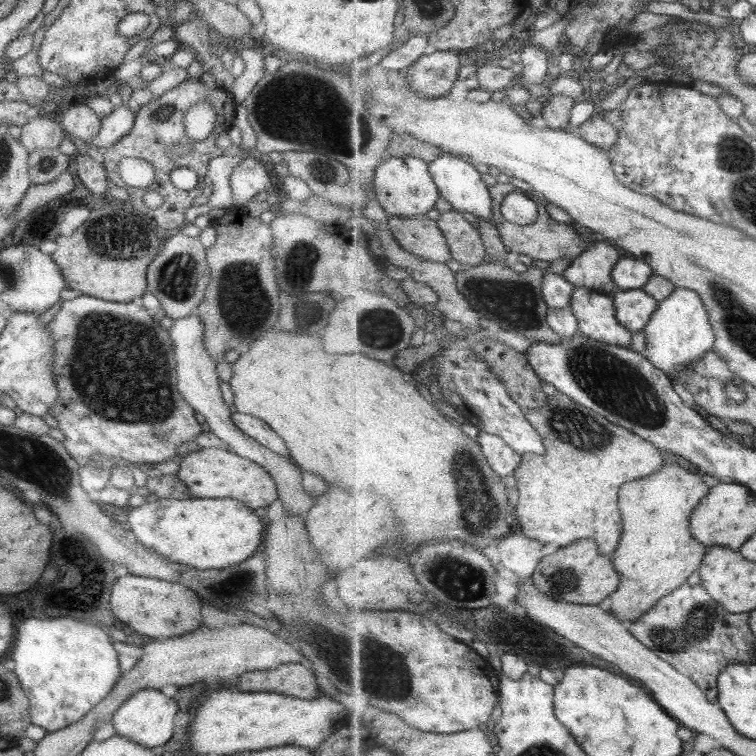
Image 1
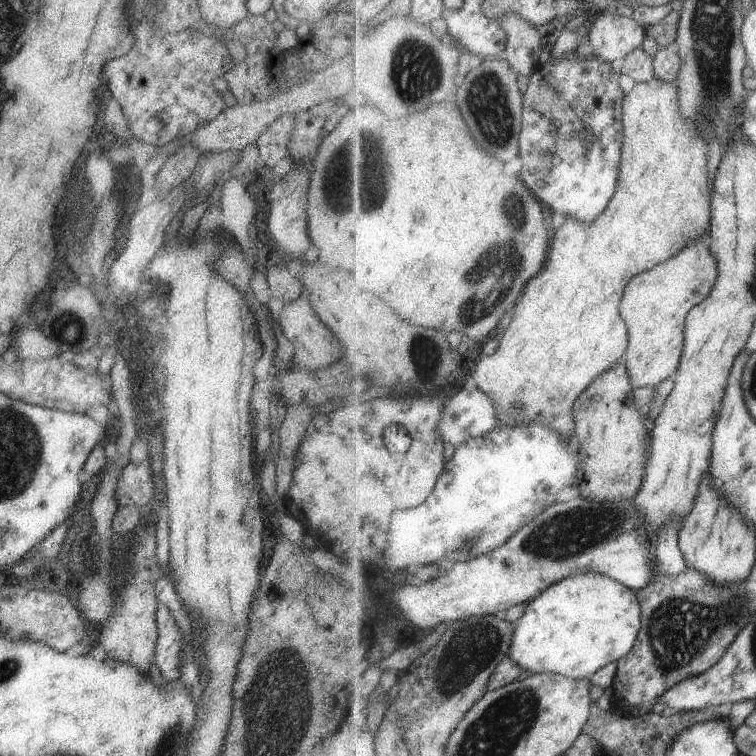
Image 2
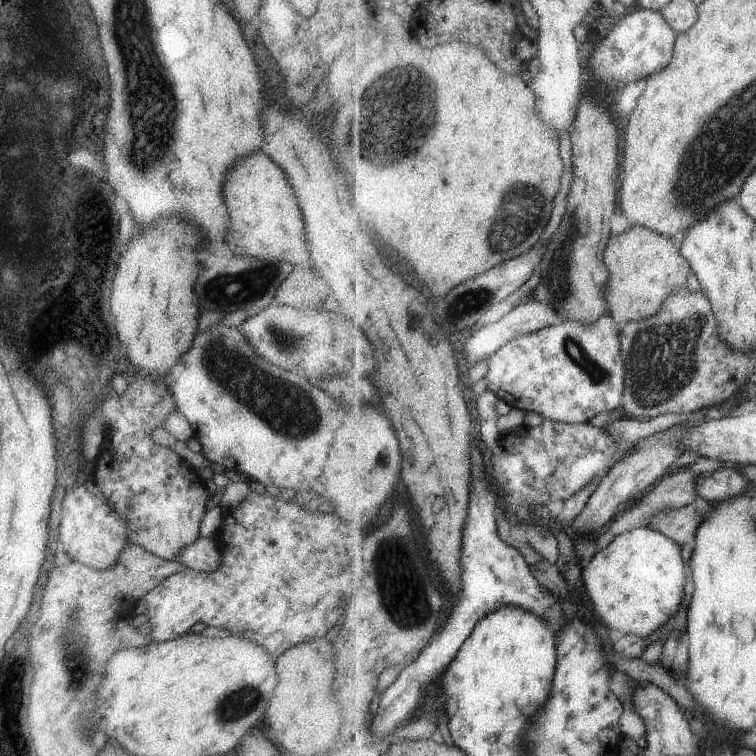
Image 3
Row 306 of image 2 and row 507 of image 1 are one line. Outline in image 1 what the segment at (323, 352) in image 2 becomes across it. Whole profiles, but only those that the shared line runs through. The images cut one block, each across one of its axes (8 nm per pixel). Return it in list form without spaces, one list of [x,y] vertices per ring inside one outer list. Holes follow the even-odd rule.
[[[195,313],[184,318],[173,319],[172,326],[167,330],[173,342],[173,351],[176,359],[177,387],[184,400],[205,417],[210,430],[220,438],[228,450],[238,454],[265,468],[266,472],[276,481],[279,499],[282,501],[284,511],[290,515],[304,516],[313,507],[316,498],[302,486],[302,470],[289,458],[284,458],[272,450],[259,444],[254,438],[244,434],[231,419],[233,408],[223,399],[221,382],[218,373],[217,360],[206,350],[204,342],[204,323]]]

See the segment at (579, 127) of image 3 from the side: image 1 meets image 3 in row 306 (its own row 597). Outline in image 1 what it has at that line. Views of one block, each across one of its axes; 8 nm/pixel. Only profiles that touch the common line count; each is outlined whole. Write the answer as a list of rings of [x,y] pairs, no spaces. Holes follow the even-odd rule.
[[[579,540],[556,553],[546,555],[533,574],[538,590],[562,602],[579,605],[601,605],[616,593],[623,575],[617,569],[614,556],[604,555],[598,542]]]

